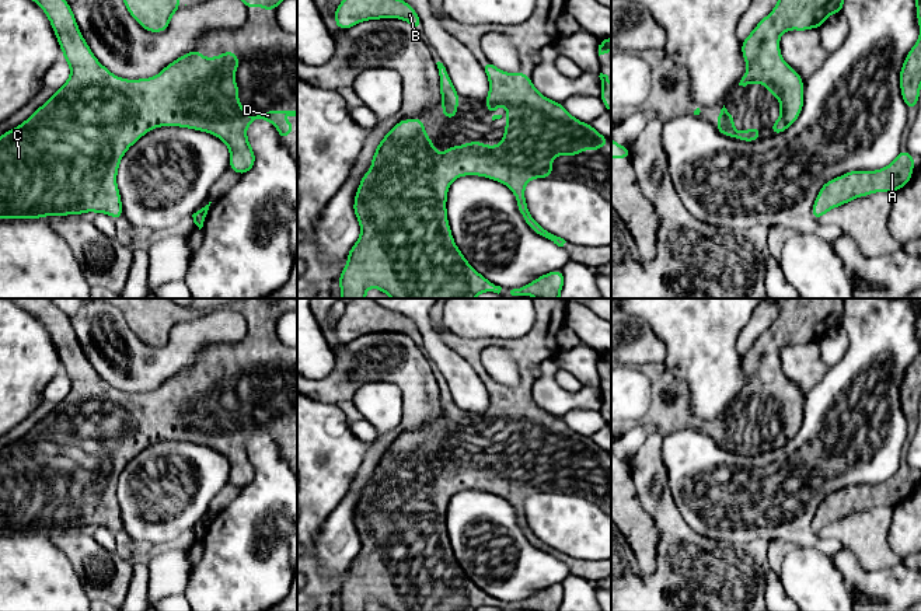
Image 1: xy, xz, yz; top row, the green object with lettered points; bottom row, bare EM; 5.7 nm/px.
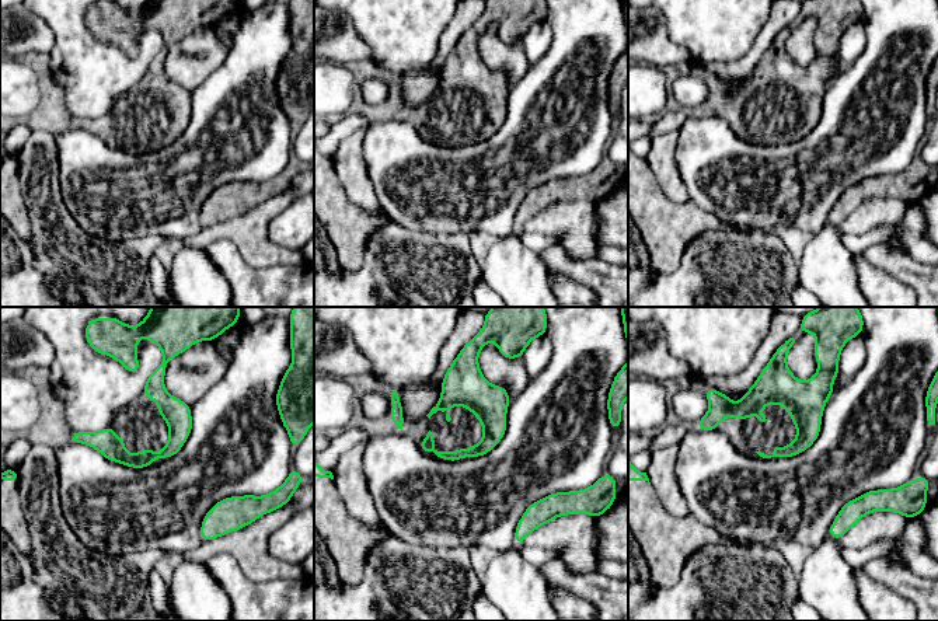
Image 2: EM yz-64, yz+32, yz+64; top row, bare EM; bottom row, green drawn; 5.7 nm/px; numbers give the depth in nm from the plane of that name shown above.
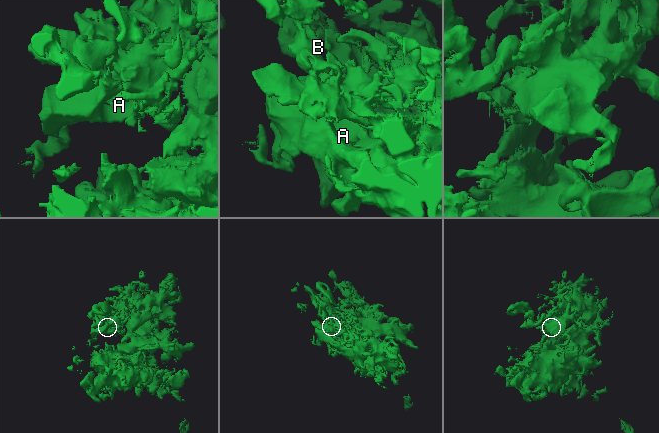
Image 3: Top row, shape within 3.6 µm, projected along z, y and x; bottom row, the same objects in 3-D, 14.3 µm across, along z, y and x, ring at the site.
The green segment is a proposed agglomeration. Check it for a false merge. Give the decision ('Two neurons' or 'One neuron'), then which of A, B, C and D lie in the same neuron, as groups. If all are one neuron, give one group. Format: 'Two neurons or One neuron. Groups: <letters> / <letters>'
One neuron. Groups: A B C D

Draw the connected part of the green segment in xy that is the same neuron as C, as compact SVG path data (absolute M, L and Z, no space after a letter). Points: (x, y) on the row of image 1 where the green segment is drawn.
M34 0L52 22L53 32L70 66L69 80L20 126L0 136L0 219L39 219L45 216L83 214L84 212L107 213L121 220L123 209L116 172L126 150L144 133L157 126L181 126L212 133L230 149L230 168L244 175L255 164L255 153L247 139L247 128L257 119L271 122L286 139L293 130L292 122L279 122L279 116L297 116L297 111L266 111L250 116L238 101L238 84L234 73L238 70L238 56L234 50L217 57L202 57L200 50L192 50L161 70L151 78L126 80L114 76L93 55L84 41L71 7L66 0Z

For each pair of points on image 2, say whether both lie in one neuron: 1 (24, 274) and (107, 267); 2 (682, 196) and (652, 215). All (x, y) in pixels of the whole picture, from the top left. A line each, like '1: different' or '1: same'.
1: same
2: different

